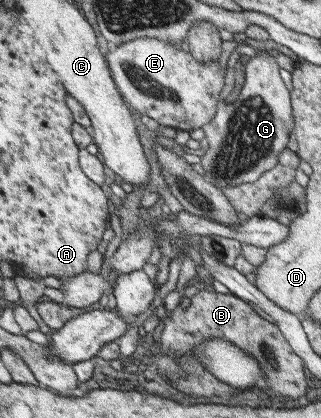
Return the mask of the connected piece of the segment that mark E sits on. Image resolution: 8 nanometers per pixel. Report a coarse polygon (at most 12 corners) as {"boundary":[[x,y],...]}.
{"boundary":[[140,38],[107,61],[124,99],[187,132],[211,121],[225,70]]}

